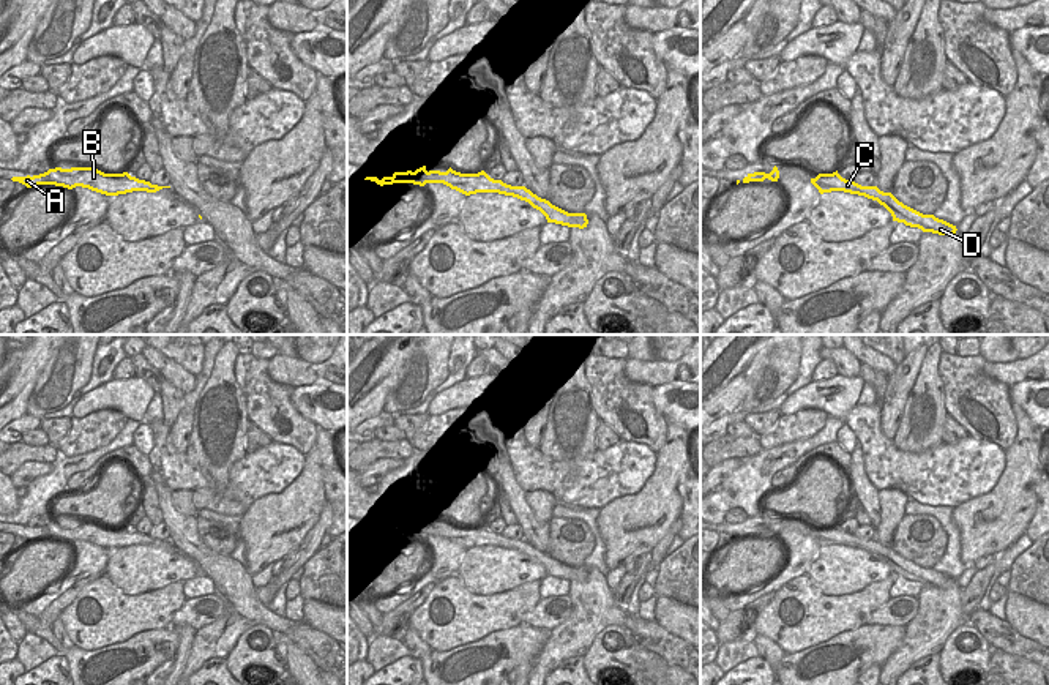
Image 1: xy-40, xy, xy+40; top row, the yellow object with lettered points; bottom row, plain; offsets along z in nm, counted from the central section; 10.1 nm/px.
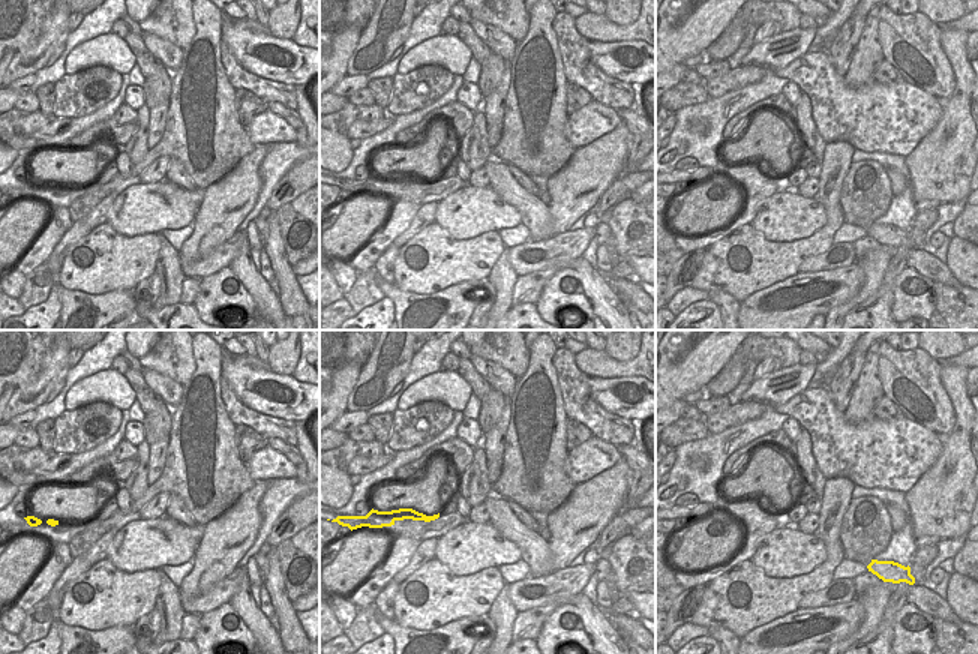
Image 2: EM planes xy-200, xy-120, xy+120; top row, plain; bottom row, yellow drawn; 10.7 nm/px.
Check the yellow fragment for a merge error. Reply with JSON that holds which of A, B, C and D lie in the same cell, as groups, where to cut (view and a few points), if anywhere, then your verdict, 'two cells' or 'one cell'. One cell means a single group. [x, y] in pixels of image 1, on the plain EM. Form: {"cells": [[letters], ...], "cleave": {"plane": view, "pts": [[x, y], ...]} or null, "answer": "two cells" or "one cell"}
{"cells": [["A", "B", "C", "D"]], "cleave": null, "answer": "one cell"}

